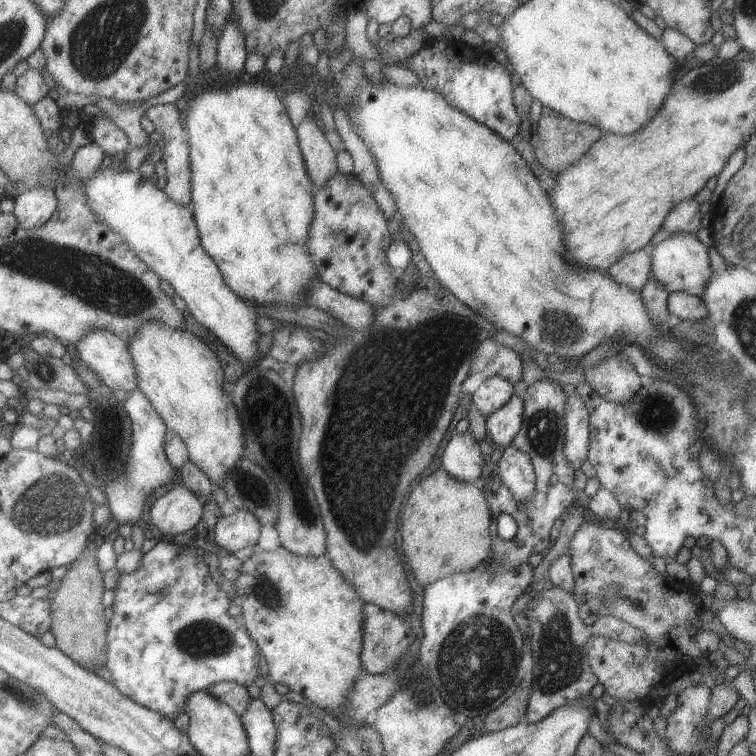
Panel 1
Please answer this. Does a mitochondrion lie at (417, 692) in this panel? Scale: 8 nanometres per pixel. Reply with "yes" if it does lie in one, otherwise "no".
yes

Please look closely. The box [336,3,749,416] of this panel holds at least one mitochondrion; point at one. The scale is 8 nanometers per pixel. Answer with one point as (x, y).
(709, 83)

